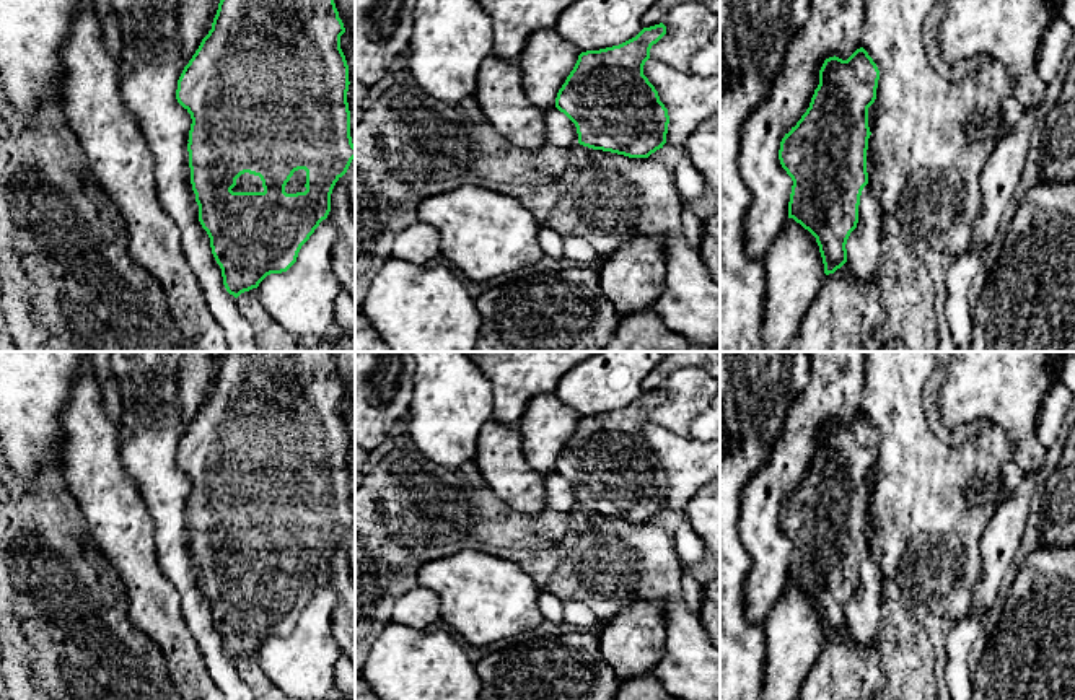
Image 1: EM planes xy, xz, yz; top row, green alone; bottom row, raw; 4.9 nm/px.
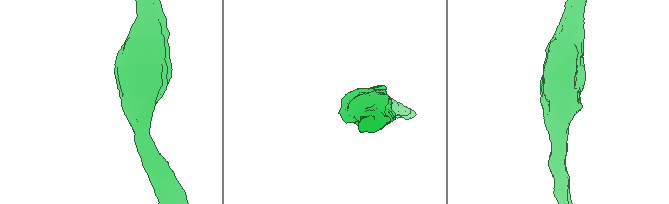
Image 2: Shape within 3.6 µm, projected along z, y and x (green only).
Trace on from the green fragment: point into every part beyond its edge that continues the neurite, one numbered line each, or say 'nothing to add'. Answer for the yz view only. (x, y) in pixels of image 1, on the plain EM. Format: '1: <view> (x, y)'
nothing to add

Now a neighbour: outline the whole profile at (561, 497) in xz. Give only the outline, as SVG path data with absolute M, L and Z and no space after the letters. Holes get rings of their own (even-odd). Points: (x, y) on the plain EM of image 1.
M557 472L546 475L546 503L557 513L578 511L578 498L575 488Z

